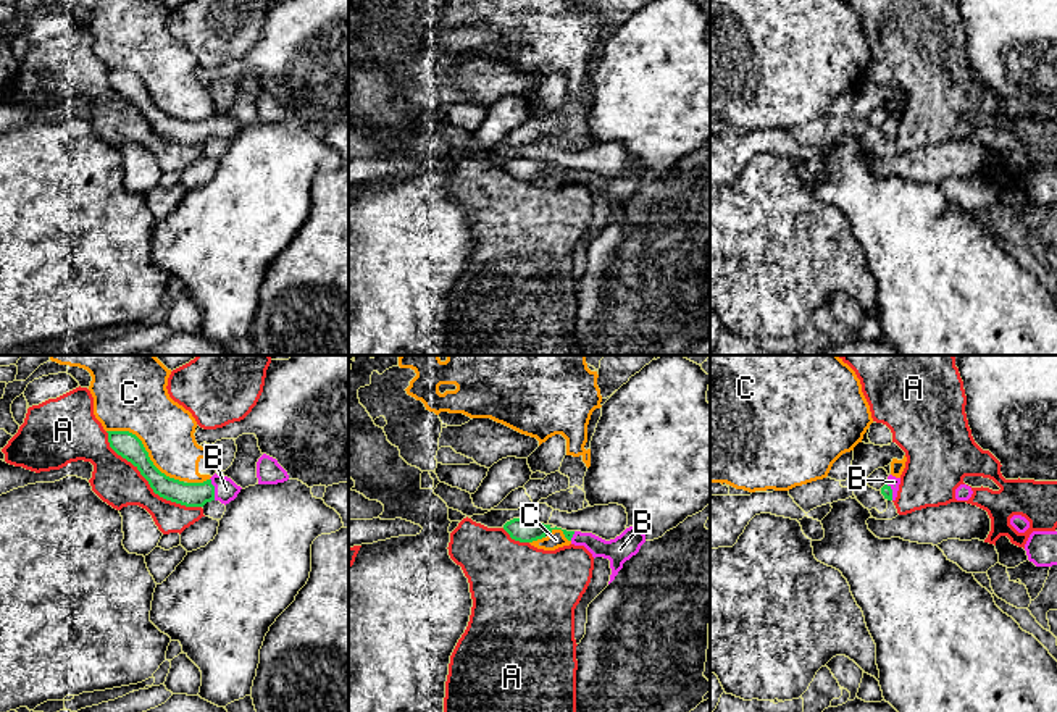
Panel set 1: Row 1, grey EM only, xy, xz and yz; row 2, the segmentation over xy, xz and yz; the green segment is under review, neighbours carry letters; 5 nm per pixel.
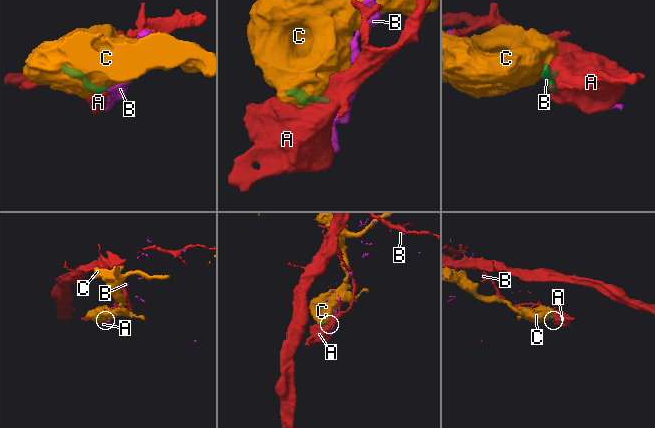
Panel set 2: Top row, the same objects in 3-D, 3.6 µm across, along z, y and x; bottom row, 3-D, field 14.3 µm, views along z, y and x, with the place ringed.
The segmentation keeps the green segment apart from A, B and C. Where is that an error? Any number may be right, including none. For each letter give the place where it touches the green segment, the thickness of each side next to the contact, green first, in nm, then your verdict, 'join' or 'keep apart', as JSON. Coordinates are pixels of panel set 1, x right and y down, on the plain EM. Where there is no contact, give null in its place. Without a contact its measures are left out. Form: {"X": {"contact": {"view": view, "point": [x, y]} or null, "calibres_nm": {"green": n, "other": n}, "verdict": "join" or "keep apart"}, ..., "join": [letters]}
{"A": {"contact": {"view": "xy", "point": [149, 121]}, "calibres_nm": {"green": 130, "other": 240}, "verdict": "keep apart"}, "B": {"contact": {"view": "xy", "point": [213, 128]}, "calibres_nm": {"green": 130, "other": 110}, "verdict": "join"}, "C": {"contact": {"view": "xy", "point": [146, 89]}, "calibres_nm": {"green": 130, "other": 300}, "verdict": "keep apart"}, "join": ["B"]}

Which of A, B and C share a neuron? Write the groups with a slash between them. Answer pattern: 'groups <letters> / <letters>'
groups A / B / C

